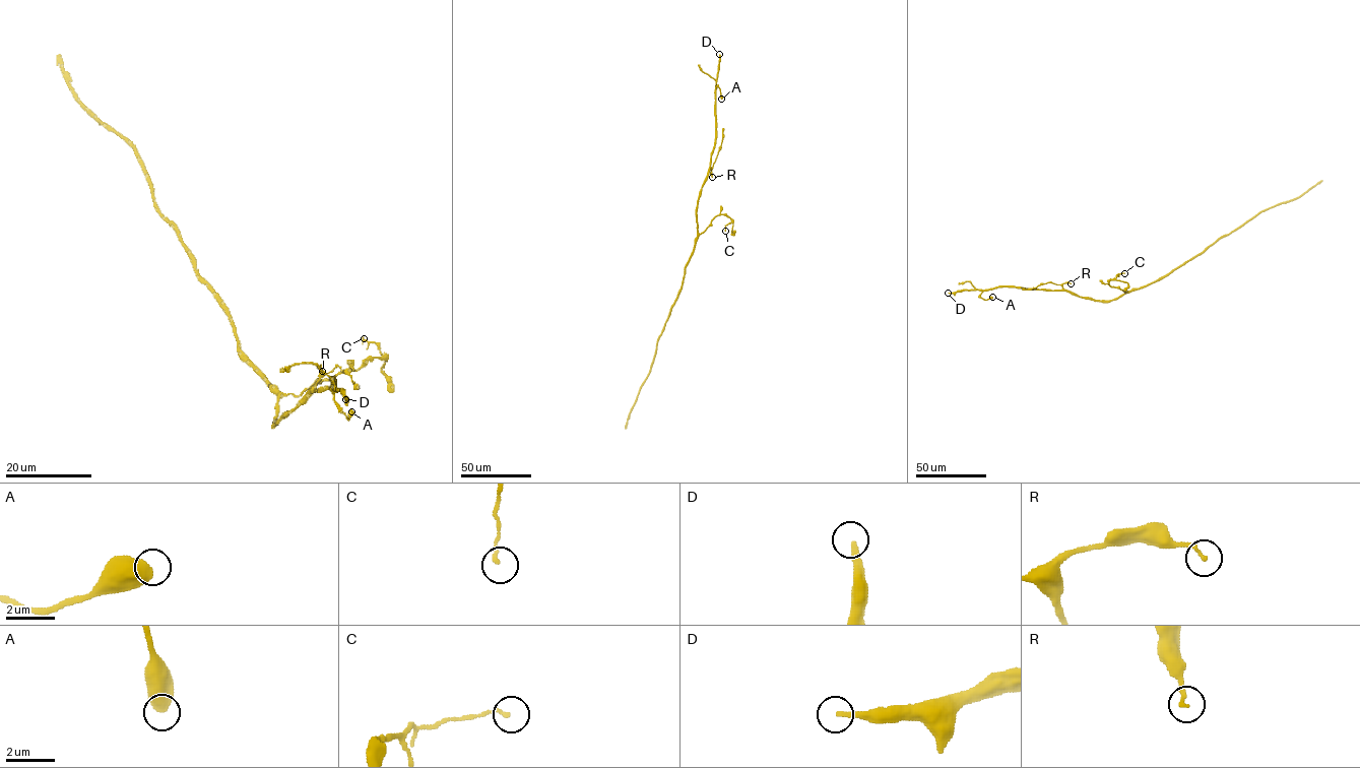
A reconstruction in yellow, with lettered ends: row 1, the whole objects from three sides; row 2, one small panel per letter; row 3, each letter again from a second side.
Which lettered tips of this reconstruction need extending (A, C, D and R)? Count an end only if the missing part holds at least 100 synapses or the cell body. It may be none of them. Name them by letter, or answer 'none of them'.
D

